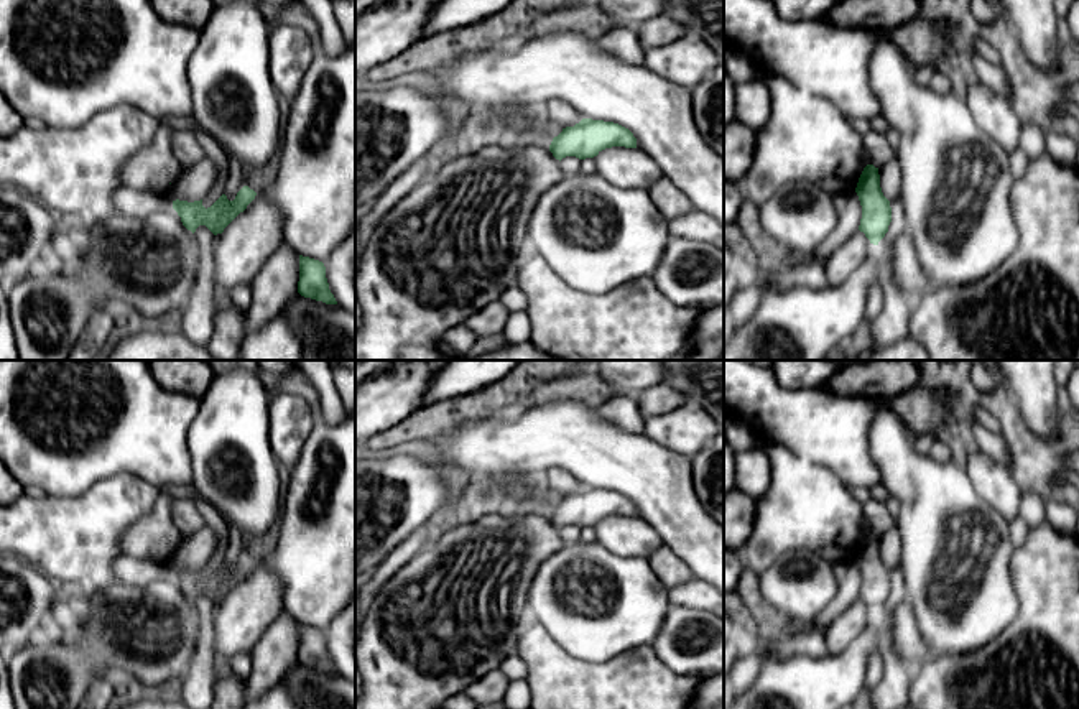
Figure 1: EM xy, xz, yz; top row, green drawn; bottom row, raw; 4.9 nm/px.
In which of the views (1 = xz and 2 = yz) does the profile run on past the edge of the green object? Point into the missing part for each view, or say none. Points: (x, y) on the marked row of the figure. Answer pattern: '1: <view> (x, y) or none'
1: none
2: none

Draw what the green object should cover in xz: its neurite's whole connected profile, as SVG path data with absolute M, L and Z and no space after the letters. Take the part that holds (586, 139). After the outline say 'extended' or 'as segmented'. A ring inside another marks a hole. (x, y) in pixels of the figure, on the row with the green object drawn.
M582 118L574 127L563 128L553 138L549 151L559 161L566 156L586 160L612 146L637 148L637 138L628 128L618 123Z; as segmented

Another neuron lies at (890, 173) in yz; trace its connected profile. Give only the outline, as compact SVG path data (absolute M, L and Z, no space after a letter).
M891 160L878 168L880 188L888 201L901 196L901 168L898 160Z

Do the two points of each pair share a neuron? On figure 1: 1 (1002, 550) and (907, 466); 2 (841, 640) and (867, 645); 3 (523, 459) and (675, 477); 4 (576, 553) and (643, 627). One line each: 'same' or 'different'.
1: same
2: different
3: same
4: same

